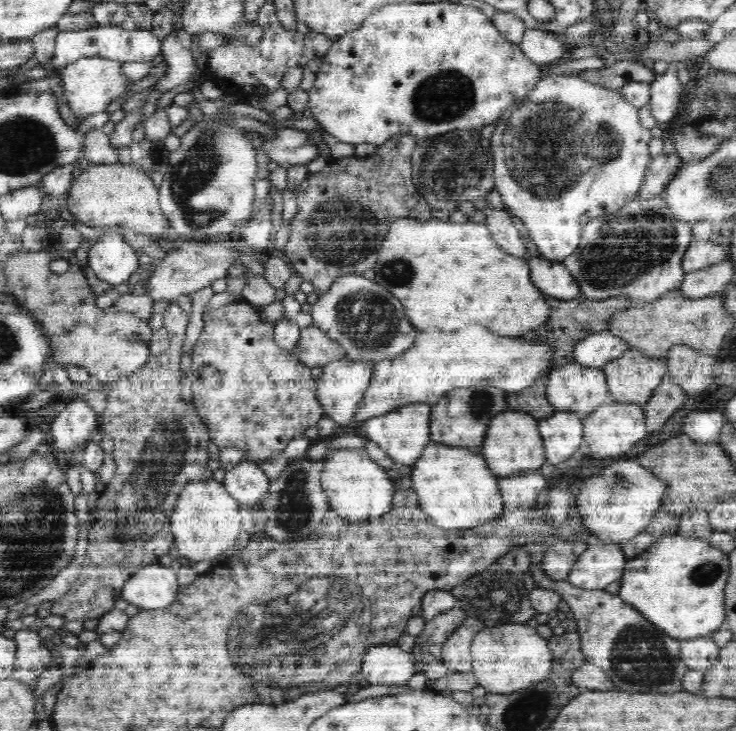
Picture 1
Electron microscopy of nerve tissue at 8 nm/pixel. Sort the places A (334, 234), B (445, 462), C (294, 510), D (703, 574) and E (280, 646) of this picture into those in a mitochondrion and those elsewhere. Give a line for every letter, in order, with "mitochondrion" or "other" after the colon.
A: mitochondrion
B: other
C: mitochondrion
D: mitochondrion
E: mitochondrion

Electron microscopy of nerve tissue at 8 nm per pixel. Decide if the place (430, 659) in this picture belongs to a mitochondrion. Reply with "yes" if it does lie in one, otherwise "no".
no

